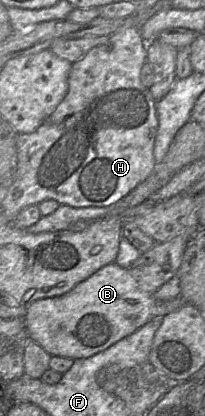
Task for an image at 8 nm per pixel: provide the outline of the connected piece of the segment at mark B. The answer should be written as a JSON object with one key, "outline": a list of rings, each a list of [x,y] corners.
{"outline":[[[108,264],[68,293],[39,299],[27,306],[24,322],[30,339],[51,356],[82,359],[105,351],[157,316],[166,316],[187,303],[181,296],[159,301],[143,291],[130,270]]]}

